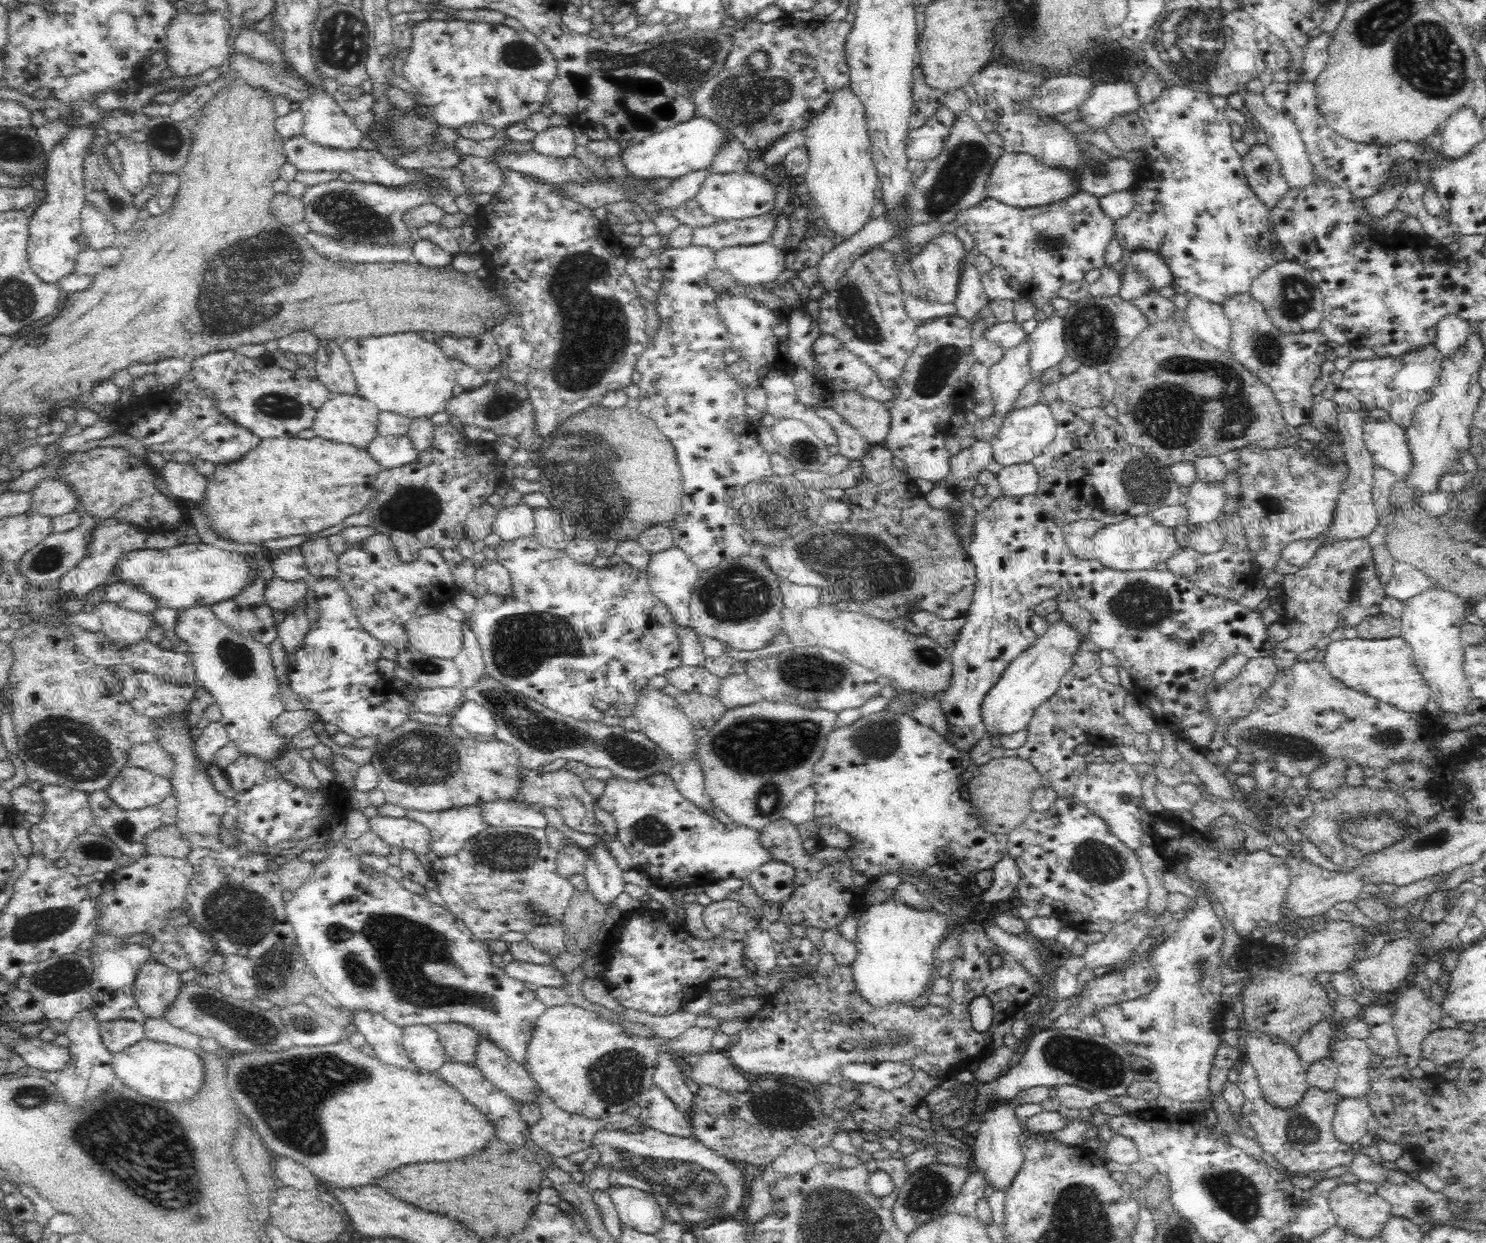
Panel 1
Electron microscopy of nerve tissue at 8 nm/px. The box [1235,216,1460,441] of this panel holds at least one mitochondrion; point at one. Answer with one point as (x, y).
(1296, 296)

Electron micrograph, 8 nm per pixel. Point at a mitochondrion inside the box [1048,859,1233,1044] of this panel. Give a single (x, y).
(1201, 965)

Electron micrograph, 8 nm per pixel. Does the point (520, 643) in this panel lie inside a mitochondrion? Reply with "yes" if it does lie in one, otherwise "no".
yes

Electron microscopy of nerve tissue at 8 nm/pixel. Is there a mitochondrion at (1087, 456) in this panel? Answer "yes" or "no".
no

